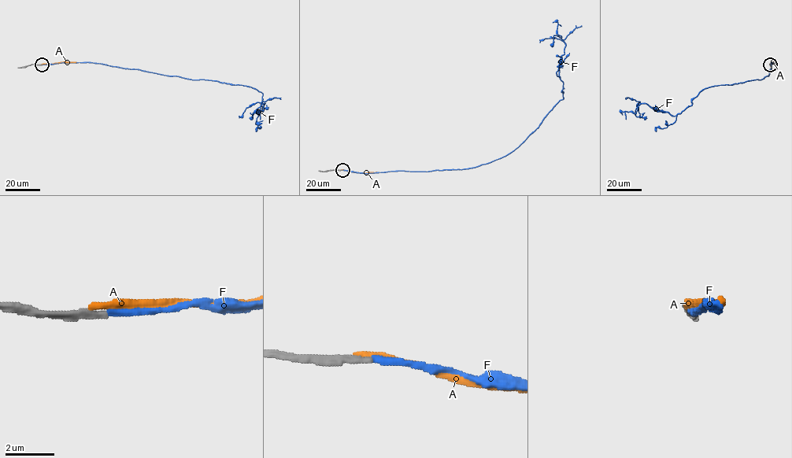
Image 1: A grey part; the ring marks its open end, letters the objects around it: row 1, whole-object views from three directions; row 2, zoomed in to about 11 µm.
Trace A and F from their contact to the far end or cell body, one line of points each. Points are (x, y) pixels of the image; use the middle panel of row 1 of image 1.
A: (342, 170), (361, 173), (377, 172)
F: (342, 170), (363, 173), (464, 169), (514, 151), (564, 98), (559, 68), (565, 43), (556, 31), (560, 26)

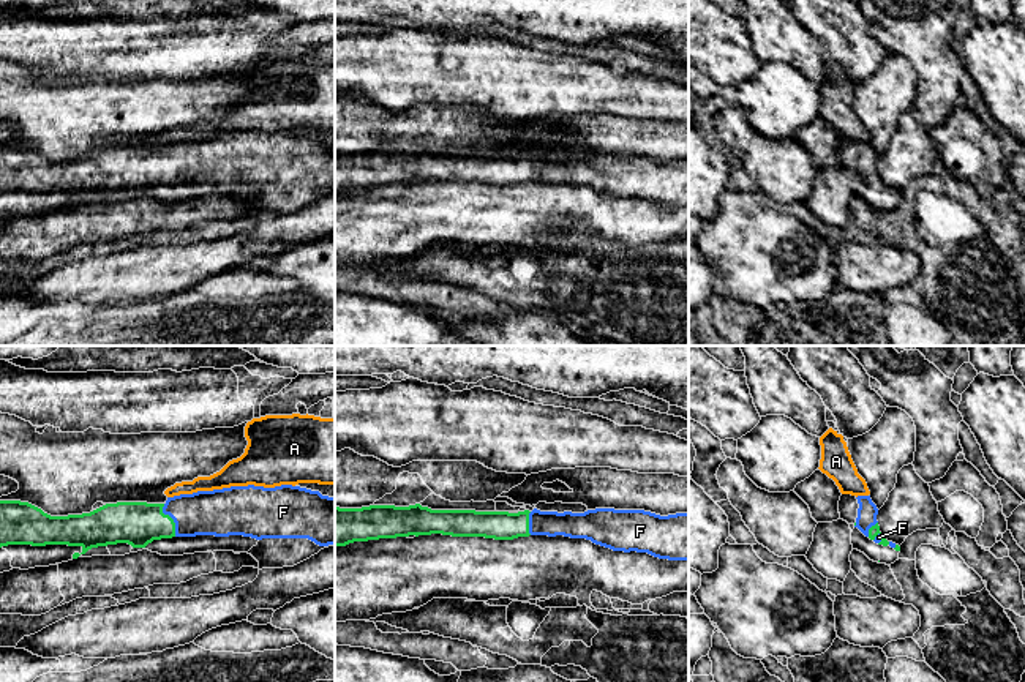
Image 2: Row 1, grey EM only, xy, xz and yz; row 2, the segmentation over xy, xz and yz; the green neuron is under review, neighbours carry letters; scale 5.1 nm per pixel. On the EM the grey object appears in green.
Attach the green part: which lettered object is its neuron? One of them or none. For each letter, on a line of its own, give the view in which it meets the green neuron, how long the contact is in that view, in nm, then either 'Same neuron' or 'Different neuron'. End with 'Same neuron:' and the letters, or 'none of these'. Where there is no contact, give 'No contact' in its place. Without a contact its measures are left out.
A: No contact. Different neuron
F: Touches green in xy. Shared border 180 nm. Same neuron
Same neuron: F

